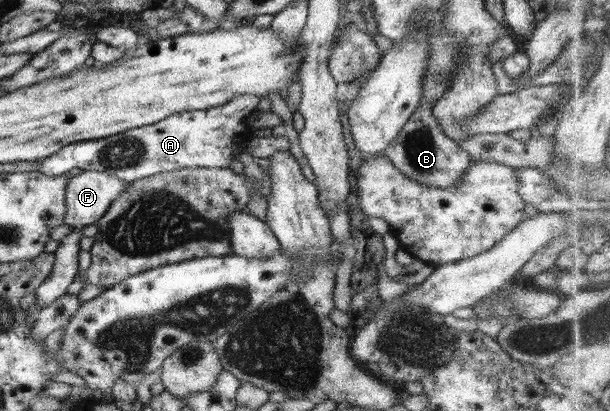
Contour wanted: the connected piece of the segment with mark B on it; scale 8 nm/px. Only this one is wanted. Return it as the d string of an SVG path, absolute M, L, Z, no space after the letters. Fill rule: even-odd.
M420 104L416 115L418 115L416 119L410 119L404 125L401 135L398 135L397 141L385 150L384 156L396 166L398 171L402 171L406 177L422 185L440 187L440 189L456 187L462 181L462 175L466 173L466 169L474 161L470 158L470 154L461 149L458 142L442 134L437 127L436 118L430 113L430 105L424 107Z

